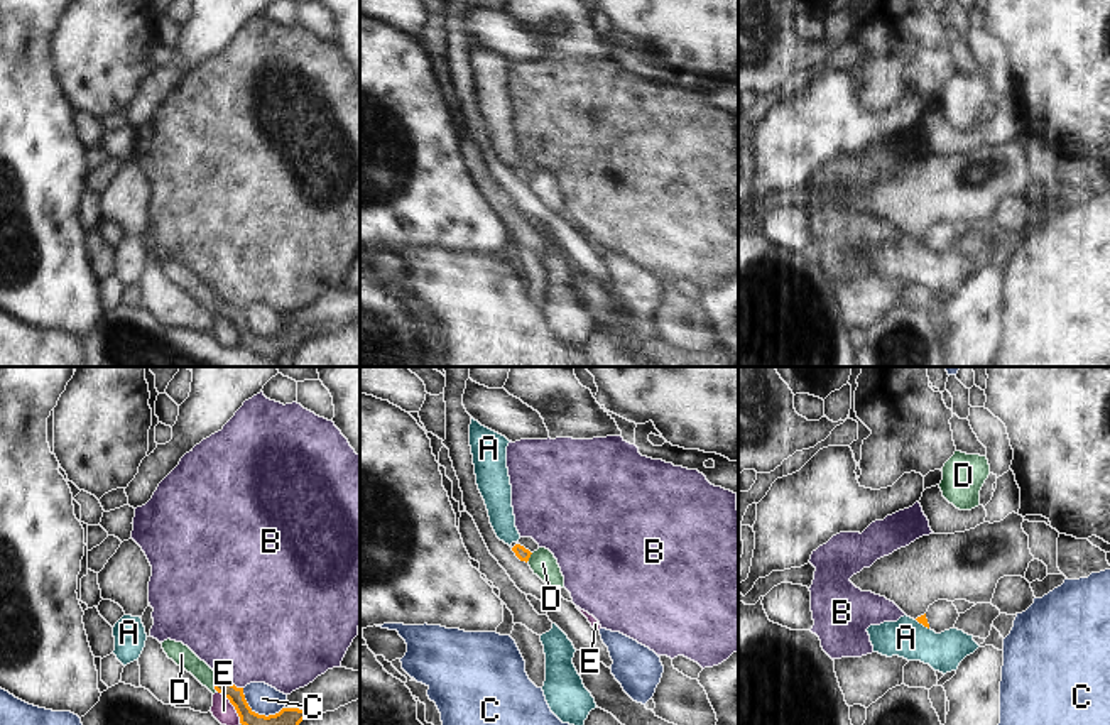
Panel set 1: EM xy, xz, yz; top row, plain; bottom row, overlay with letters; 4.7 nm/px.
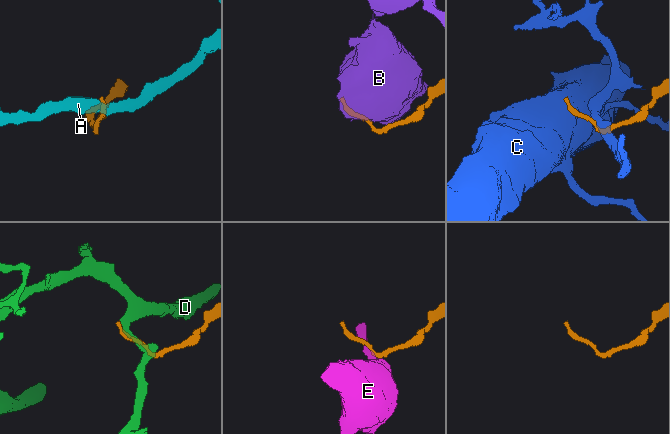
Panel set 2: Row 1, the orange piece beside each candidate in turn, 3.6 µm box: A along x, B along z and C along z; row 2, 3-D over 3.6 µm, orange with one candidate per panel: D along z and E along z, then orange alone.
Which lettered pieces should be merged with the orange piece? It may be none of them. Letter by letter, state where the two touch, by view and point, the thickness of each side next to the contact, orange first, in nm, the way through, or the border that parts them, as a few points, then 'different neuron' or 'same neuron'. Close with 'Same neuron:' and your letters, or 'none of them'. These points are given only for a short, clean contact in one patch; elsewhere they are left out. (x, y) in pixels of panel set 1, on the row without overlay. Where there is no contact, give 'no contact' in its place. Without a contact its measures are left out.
A: meets orange in yz at (923, 245); 40 nm thick on the orange side, 190 nm on the other; border along yz (916, 240), (928, 250); different neuron
B: meets orange in xy at (230, 305); 90 nm thick on the orange side, 460 nm on the other; border along xy (218, 298), (242, 310); different neuron
C: meets orange in xy at (257, 335); 120 nm thick on the orange side, 140 nm on the other; border along xy (242, 310), (245, 323), (255, 333), (274, 337), (282, 330); different neuron
D: meets orange in xy at (215, 306); 90 nm thick on the orange side, 100 nm on the other; different neuron
E: meets orange in xy at (233, 327); 110 nm thick on the orange side, 100 nm on the other; border along xy (218, 313), (233, 328), (240, 343); different neuron
Same neuron: none of them

